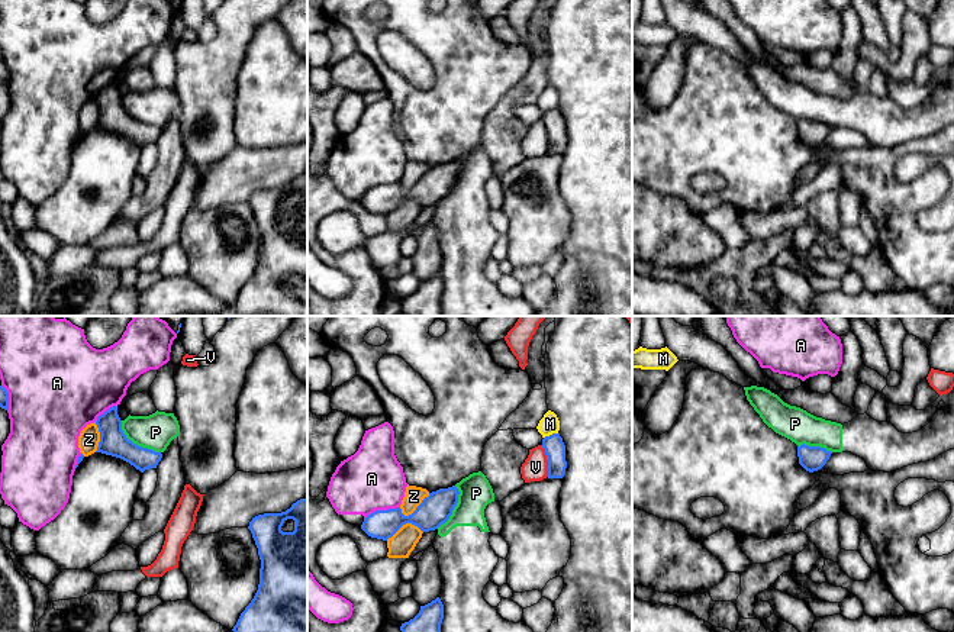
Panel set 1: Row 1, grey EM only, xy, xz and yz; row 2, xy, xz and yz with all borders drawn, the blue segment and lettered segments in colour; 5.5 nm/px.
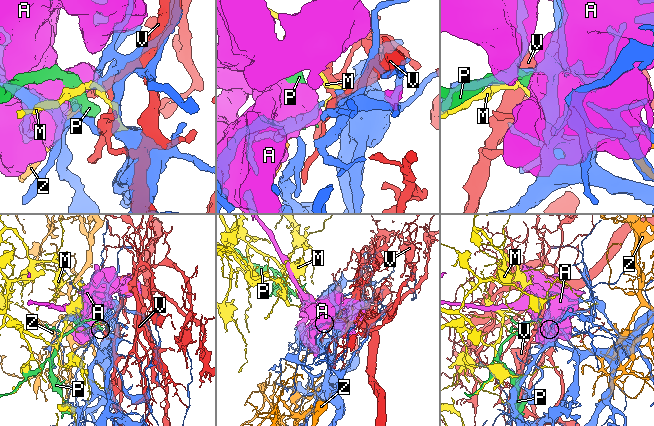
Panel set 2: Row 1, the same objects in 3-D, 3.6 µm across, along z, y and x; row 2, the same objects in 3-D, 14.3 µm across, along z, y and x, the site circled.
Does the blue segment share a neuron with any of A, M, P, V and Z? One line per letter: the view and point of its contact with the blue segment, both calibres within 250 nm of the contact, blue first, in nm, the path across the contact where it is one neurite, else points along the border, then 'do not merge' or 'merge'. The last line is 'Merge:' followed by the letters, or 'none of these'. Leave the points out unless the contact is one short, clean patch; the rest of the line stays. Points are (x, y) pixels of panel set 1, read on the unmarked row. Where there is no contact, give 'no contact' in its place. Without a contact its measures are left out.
A: meets blue in xz at (382, 186); 160 nm thick on the blue side, 340 nm on the other; do not merge
M: meets blue in xz at (550, 110); 120 nm thick on the blue side, 110 nm on the other; do not merge
P: meets blue in xy at (135, 119); 150 nm thick on the blue side, 200 nm on the other; border along xy (121, 96), (121, 105), (131, 116), (160, 128); do not merge
V: meets blue in xz at (548, 136); 120 nm thick on the blue side, 140 nm on the other; do not merge
Z: meets blue in xz at (416, 184); 170 nm thick on the blue side, 110 nm on the other; do not merge
Merge: none of these

